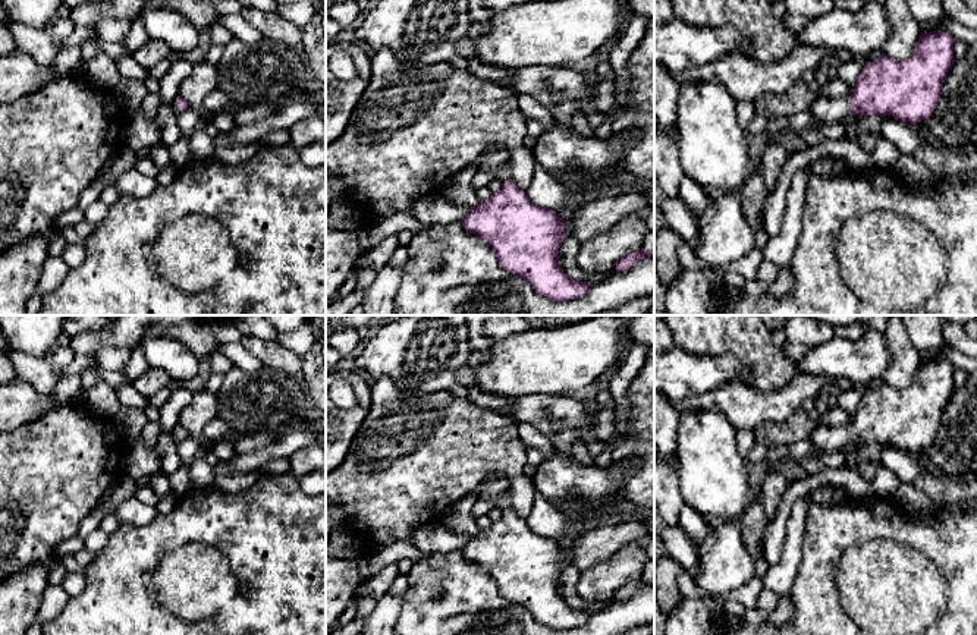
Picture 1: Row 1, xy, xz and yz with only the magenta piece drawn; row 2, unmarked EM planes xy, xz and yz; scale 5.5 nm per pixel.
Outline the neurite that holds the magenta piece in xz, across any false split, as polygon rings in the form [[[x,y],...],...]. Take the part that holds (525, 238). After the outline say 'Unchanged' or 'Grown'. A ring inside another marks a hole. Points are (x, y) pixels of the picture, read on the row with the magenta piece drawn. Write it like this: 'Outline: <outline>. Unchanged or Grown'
Outline: [[[493,144],[478,155],[477,170],[488,170],[503,186],[490,199],[469,208],[462,226],[483,238],[497,254],[500,265],[527,280],[538,295],[556,302],[585,296],[593,285],[571,279],[559,264],[563,219],[533,204],[513,183],[509,155],[511,150],[503,144]]]. Grown

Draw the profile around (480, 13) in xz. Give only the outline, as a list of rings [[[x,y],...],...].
[[[468,0],[468,12],[475,23],[475,32],[487,32],[494,13],[484,4],[483,0]]]

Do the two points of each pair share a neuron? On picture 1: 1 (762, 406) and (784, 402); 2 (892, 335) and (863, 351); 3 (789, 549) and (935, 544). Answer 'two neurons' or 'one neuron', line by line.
1: one neuron
2: two neurons
3: two neurons

